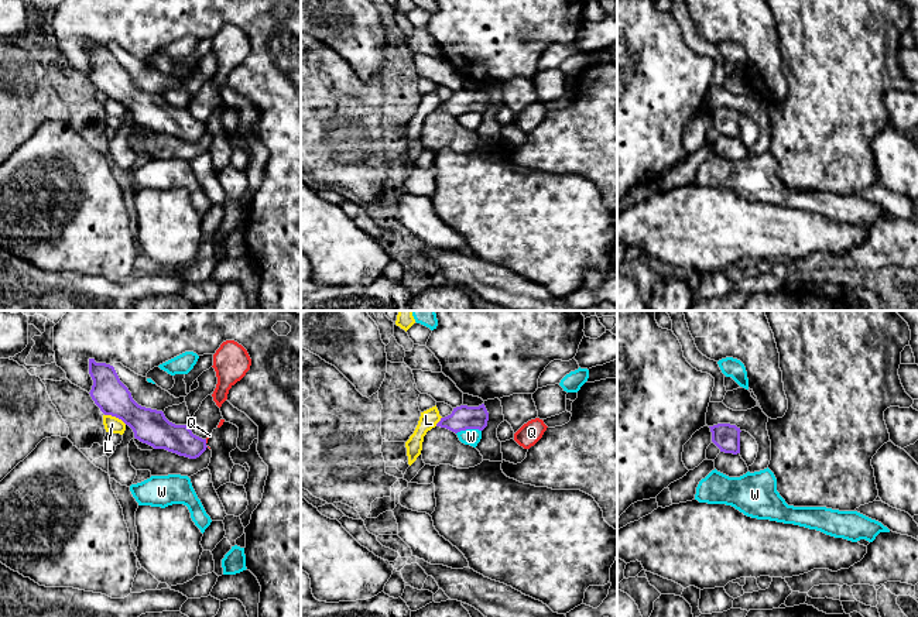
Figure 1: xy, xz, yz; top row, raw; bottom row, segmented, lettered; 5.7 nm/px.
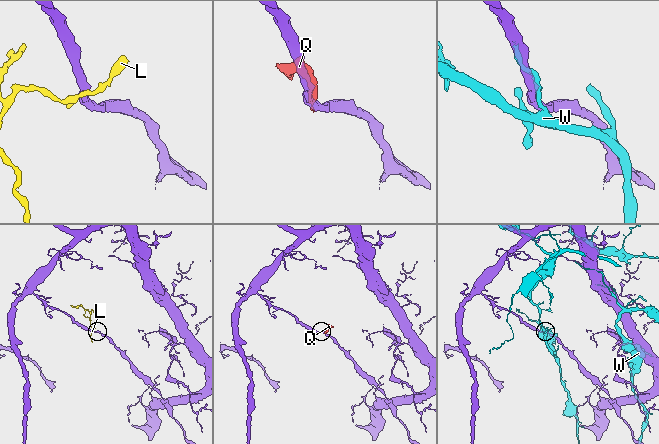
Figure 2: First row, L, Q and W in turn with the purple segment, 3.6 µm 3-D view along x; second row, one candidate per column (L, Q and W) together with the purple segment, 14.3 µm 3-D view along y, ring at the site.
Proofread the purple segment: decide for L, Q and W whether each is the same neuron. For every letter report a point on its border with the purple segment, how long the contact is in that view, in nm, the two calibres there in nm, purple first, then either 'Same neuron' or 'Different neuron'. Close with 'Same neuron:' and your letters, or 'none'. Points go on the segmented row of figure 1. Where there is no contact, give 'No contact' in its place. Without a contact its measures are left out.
L: Touches purple at xy (116, 417). Shared border 140 nm. Thickness 200 nm (purple) against 90 nm. Different neuron
Q: Touches purple at xy (205, 441). Shared border 30 nm. Thickness 160 nm (purple) against 20 nm. Different neuron
W: Touches purple at xz (468, 428). Shared border 150 nm. Thickness 140 nm (purple) against 100 nm. Different neuron
Same neuron: none

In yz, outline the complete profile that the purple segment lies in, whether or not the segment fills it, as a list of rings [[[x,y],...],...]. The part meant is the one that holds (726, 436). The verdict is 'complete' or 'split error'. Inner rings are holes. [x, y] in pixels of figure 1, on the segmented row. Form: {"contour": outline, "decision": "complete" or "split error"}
{"contour": [[[717,424],[709,426],[712,442],[725,453],[740,453],[740,428],[730,424]]], "decision": "complete"}

